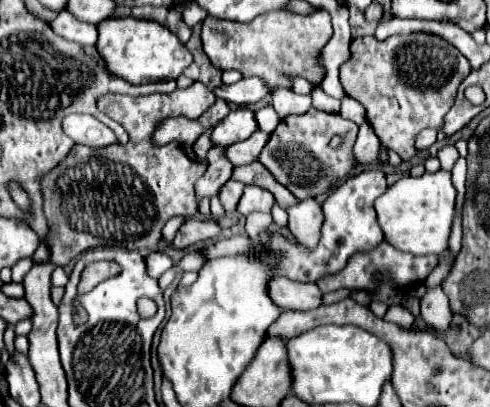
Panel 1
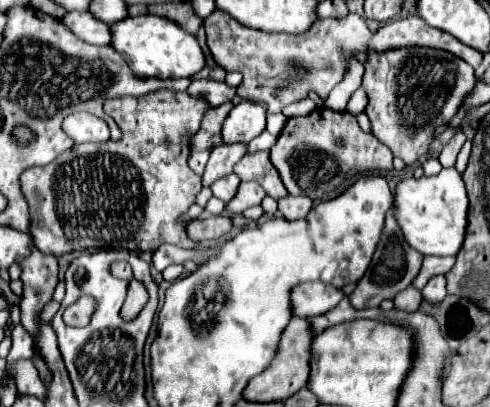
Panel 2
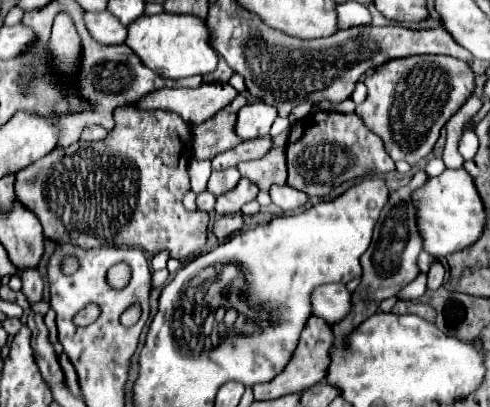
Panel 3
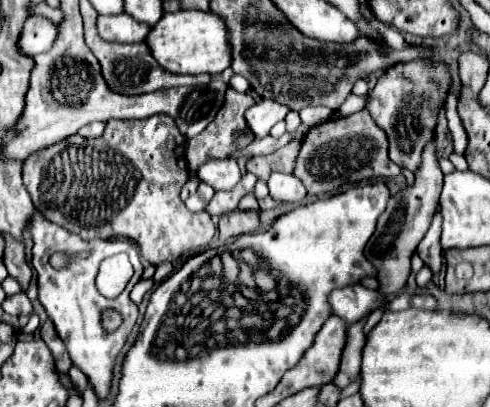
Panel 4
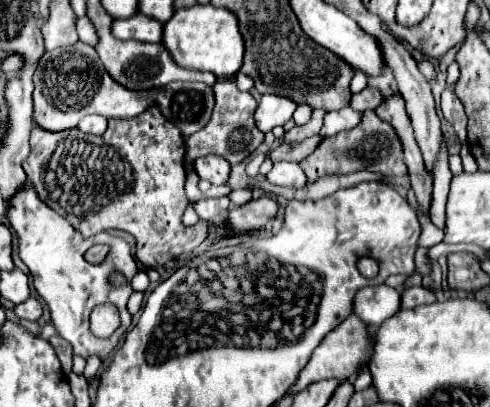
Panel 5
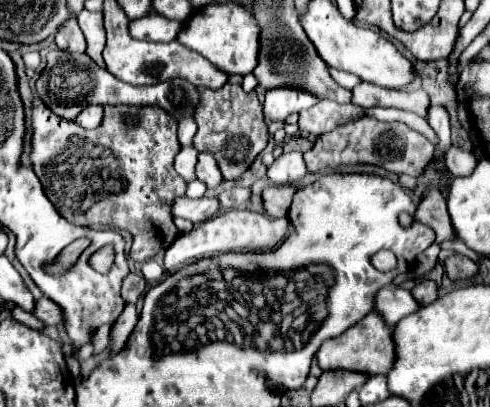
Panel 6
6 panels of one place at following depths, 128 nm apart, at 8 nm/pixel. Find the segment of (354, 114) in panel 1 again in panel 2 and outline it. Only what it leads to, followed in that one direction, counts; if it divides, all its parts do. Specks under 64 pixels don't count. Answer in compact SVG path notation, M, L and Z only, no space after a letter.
M360 88L358 92L354 92L354 94L352 94L352 100L348 102L348 112L350 112L350 114L364 112L364 108L366 108L366 102L368 102L368 98L366 98L366 92Z

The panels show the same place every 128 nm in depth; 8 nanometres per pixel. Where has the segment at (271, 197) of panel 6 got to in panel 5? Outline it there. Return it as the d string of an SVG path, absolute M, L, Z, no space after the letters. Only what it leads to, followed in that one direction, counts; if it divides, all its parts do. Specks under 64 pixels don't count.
M262 196L258 200L250 200L234 210L228 212L228 224L236 228L236 232L246 232L252 228L264 228L268 224L268 218L274 218L280 204L276 198Z

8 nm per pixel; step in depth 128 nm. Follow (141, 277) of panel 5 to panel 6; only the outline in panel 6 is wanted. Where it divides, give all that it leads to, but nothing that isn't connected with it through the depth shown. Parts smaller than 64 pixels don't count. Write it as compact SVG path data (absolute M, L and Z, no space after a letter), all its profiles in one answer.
M128 274L122 282L122 298L126 300L126 304L136 304L140 294L144 292L144 288L146 288L144 278L140 278L136 274Z

